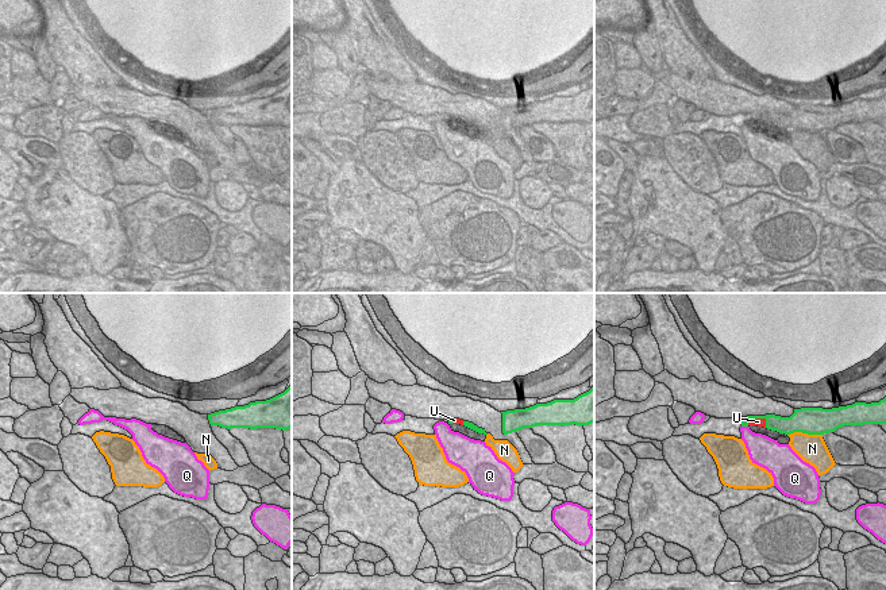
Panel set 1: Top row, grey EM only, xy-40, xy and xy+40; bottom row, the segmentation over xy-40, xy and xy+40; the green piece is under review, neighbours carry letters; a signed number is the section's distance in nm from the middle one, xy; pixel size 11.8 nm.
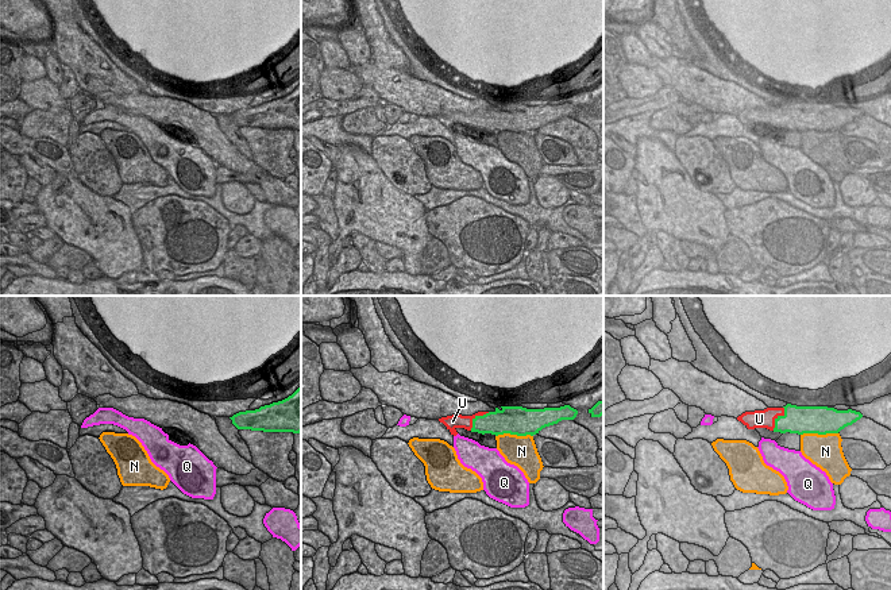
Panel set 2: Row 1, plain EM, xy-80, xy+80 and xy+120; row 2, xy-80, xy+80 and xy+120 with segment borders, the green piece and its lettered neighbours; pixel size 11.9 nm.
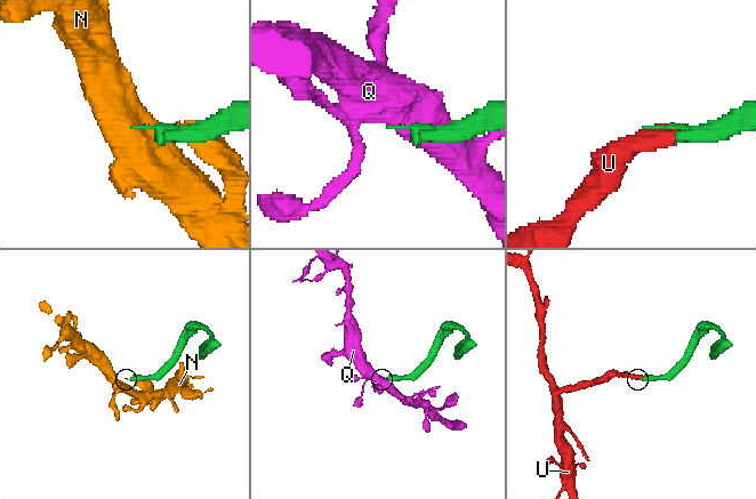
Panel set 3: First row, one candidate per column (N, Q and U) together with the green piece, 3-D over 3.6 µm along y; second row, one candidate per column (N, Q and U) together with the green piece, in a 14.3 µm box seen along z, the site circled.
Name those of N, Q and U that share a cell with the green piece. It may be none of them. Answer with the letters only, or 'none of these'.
U.

